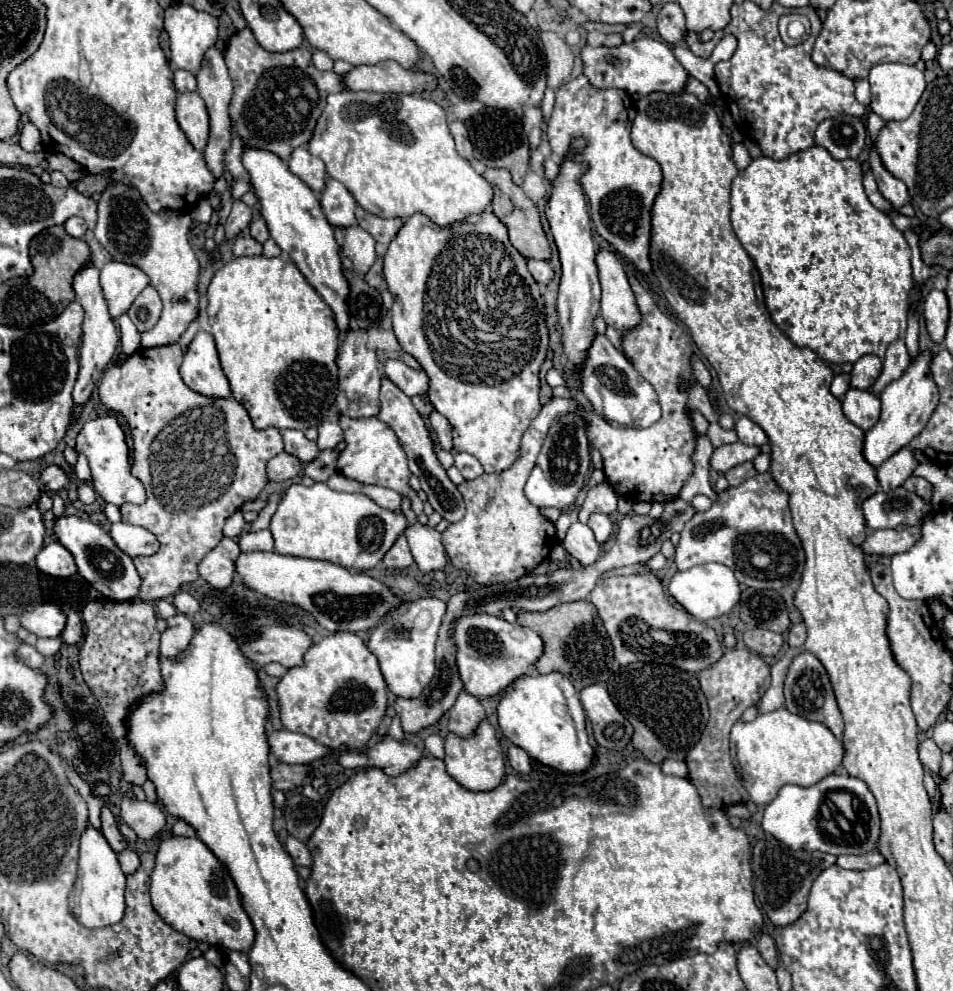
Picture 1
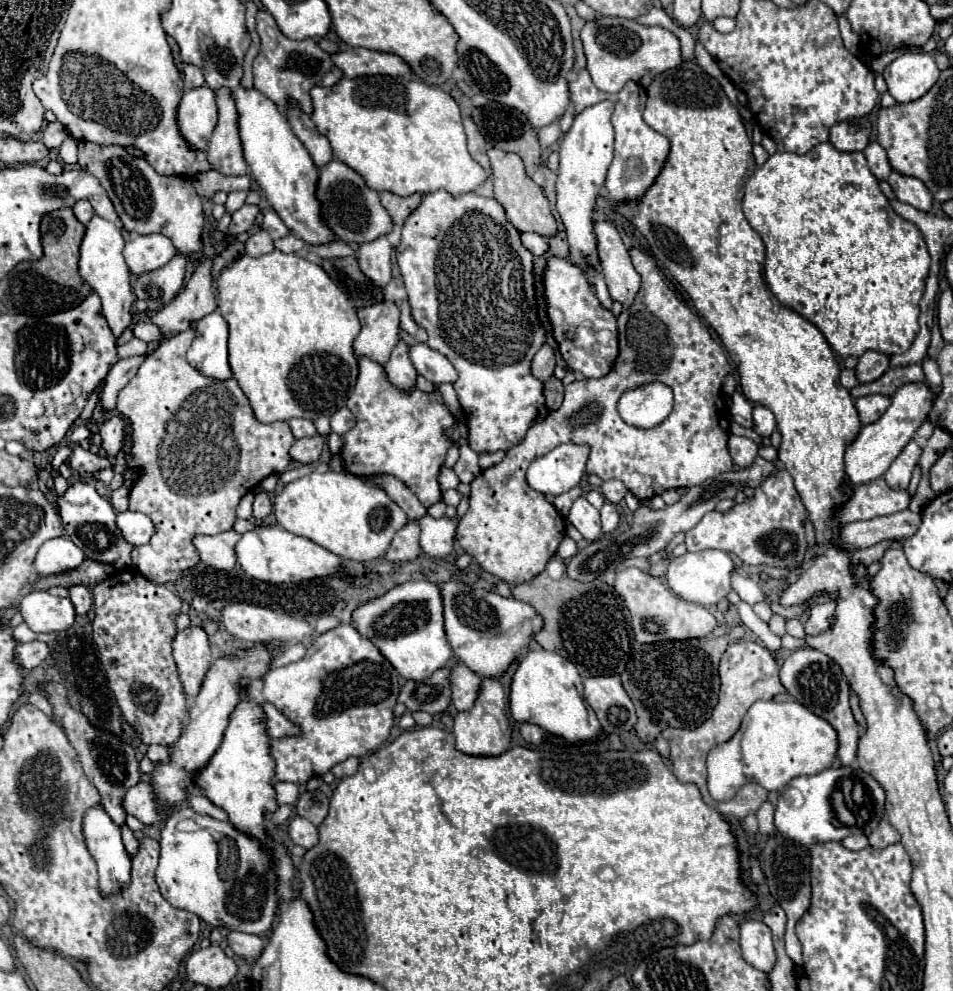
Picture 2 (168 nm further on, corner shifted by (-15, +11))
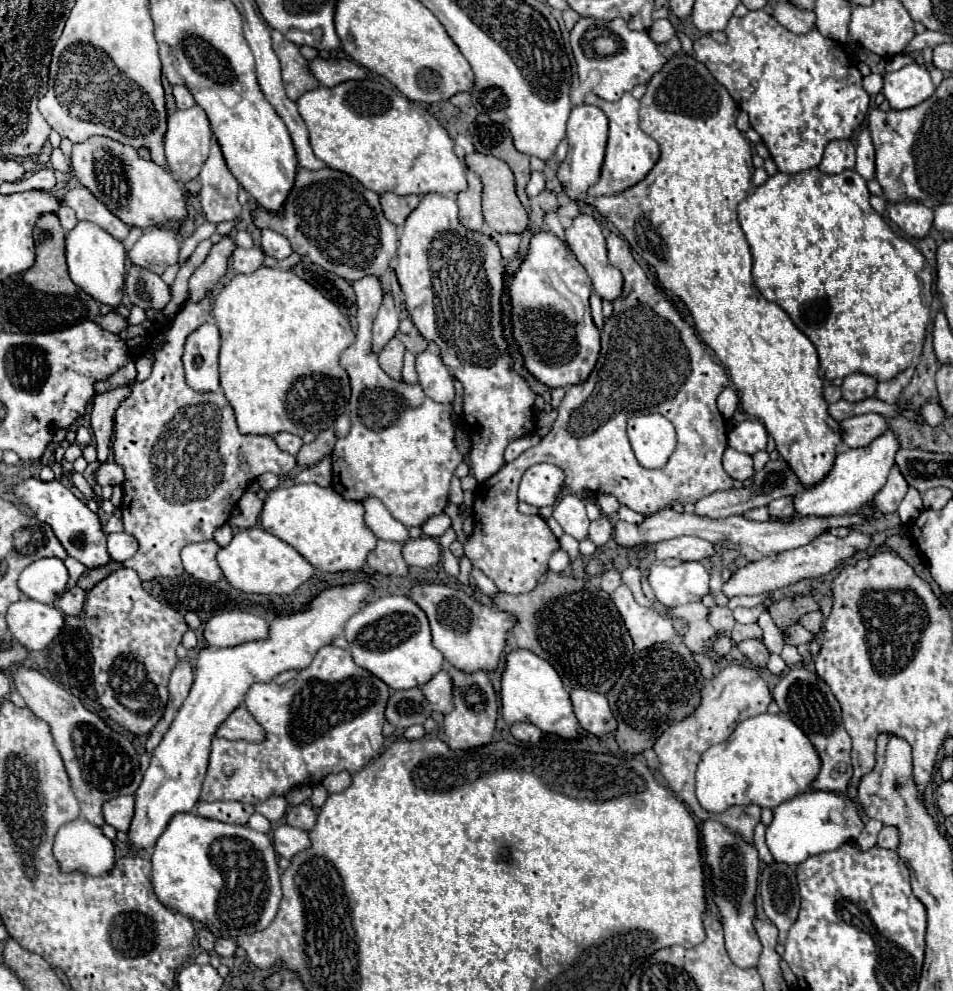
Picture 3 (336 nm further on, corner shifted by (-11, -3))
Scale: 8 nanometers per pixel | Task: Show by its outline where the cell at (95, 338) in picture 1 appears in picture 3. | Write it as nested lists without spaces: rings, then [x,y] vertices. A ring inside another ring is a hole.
[[[79,222],[67,234],[67,266],[71,280],[99,304],[119,306],[125,288],[125,248],[109,232],[91,222]]]

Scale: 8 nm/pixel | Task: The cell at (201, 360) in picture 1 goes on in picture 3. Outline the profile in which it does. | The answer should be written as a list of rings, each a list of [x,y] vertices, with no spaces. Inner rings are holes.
[[[205,322],[187,338],[183,364],[185,380],[193,390],[219,390],[219,328],[215,322]]]

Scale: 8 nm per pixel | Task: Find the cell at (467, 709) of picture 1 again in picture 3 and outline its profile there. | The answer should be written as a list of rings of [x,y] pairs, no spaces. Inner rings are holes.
[[[441,670],[433,680],[421,686],[423,694],[427,696],[431,708],[441,714],[453,712],[453,678],[445,670]]]

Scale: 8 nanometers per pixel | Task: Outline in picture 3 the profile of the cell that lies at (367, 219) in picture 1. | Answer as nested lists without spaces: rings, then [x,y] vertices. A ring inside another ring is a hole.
[[[383,194],[381,196],[381,208],[385,218],[395,224],[397,228],[401,228],[407,220],[407,216],[417,208],[419,204],[419,196],[395,196],[395,194]]]

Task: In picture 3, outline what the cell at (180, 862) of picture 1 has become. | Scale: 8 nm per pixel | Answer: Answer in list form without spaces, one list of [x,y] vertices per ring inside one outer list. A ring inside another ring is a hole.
[[[193,812],[175,814],[173,820],[167,824],[165,832],[155,842],[151,864],[153,864],[153,888],[159,900],[169,910],[201,922],[217,938],[237,940],[243,934],[255,934],[259,930],[265,930],[277,914],[277,906],[281,900],[277,854],[269,836],[255,832],[249,826],[223,824],[217,820],[195,816]],[[231,870],[241,870],[241,900],[227,900],[227,896],[223,896],[227,888],[227,876]]]

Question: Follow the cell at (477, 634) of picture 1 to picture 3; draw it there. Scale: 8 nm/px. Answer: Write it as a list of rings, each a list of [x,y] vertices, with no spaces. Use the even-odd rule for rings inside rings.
[[[439,584],[415,586],[409,596],[423,608],[423,612],[427,612],[433,634],[433,646],[445,656],[445,660],[453,668],[465,674],[473,674],[479,670],[491,672],[497,668],[499,658],[507,646],[507,634],[517,624],[515,616],[483,606],[477,600],[469,598],[465,592]]]

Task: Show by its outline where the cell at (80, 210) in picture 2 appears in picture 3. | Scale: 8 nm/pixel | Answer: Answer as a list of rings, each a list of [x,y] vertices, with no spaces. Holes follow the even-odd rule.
[[[61,208],[59,212],[57,212],[57,216],[59,216],[59,220],[61,220],[61,226],[63,226],[63,230],[73,230],[75,226],[77,226],[77,216],[75,216],[75,212],[71,210],[71,208]]]

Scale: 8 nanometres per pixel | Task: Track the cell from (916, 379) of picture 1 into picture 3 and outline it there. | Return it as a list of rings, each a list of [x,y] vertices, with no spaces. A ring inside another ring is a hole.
[[[889,428],[877,436],[869,446],[849,448],[837,456],[833,470],[815,488],[807,488],[801,496],[795,496],[795,510],[799,516],[841,516],[855,512],[867,500],[871,500],[885,484],[889,470],[895,464],[895,454],[899,450],[899,438]]]

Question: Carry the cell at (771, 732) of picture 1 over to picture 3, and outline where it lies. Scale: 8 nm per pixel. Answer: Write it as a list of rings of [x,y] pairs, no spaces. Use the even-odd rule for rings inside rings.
[[[765,712],[743,720],[735,728],[729,740],[711,746],[701,756],[697,768],[697,800],[707,812],[715,812],[715,814],[725,812],[729,806],[735,804],[757,804],[761,808],[775,808],[783,800],[807,792],[819,774],[819,766],[821,766],[819,754],[811,744],[811,740],[803,734],[803,730],[781,714]]]

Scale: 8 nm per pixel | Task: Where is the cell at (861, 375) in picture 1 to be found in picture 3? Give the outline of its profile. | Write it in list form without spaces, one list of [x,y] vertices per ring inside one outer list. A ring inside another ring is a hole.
[[[851,374],[843,380],[843,386],[841,386],[841,392],[843,392],[843,398],[847,402],[861,402],[865,398],[871,398],[877,390],[877,380],[869,374]]]

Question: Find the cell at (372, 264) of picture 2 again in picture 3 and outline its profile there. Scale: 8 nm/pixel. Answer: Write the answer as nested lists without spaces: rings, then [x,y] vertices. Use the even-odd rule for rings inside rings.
[[[365,276],[353,282],[357,294],[357,340],[349,346],[343,356],[341,364],[351,378],[351,400],[349,400],[349,418],[351,418],[351,432],[345,438],[339,438],[335,444],[332,456],[333,481],[332,487],[347,500],[365,500],[367,496],[379,498],[393,518],[403,522],[405,526],[421,526],[427,518],[441,514],[447,496],[449,496],[449,482],[463,456],[455,448],[455,428],[451,424],[449,412],[451,404],[439,404],[431,400],[421,386],[409,386],[405,382],[391,380],[377,362],[377,356],[371,352],[371,324],[377,316],[381,300],[385,296],[385,286],[379,276]]]

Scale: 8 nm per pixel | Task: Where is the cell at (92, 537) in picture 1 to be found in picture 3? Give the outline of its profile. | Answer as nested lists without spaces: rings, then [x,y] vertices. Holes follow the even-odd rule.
[[[29,478],[29,480],[23,480],[21,484],[17,484],[13,488],[13,492],[23,498],[23,502],[37,514],[39,520],[43,520],[45,524],[49,524],[53,528],[55,536],[59,538],[59,542],[63,544],[67,554],[71,558],[79,560],[85,568],[99,568],[99,566],[105,566],[111,562],[111,556],[107,552],[107,534],[103,532],[103,524],[101,524],[99,516],[95,512],[91,512],[87,508],[87,504],[83,504],[67,486],[63,486],[57,480],[41,482],[37,478]]]

